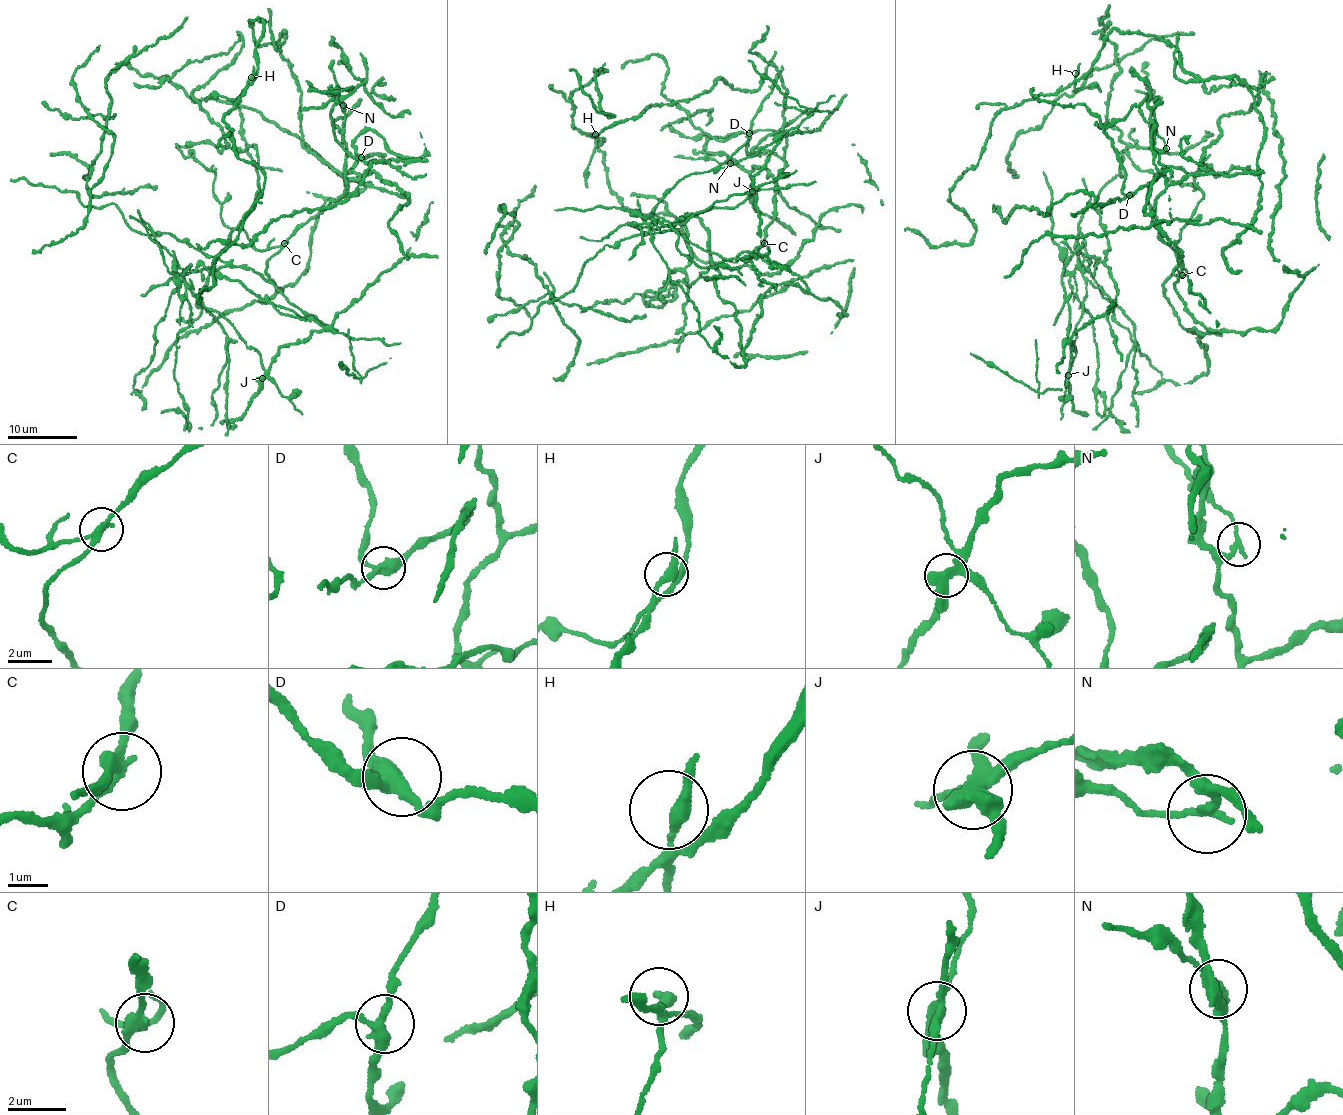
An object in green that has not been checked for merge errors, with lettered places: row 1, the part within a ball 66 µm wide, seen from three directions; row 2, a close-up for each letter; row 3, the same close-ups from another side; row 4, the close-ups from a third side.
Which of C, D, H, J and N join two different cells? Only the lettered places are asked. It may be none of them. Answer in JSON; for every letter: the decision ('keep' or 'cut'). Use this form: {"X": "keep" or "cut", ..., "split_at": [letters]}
{"C": "cut", "D": "keep", "H": "keep", "J": "cut", "N": "cut", "split_at": ["C", "J", "N"]}

